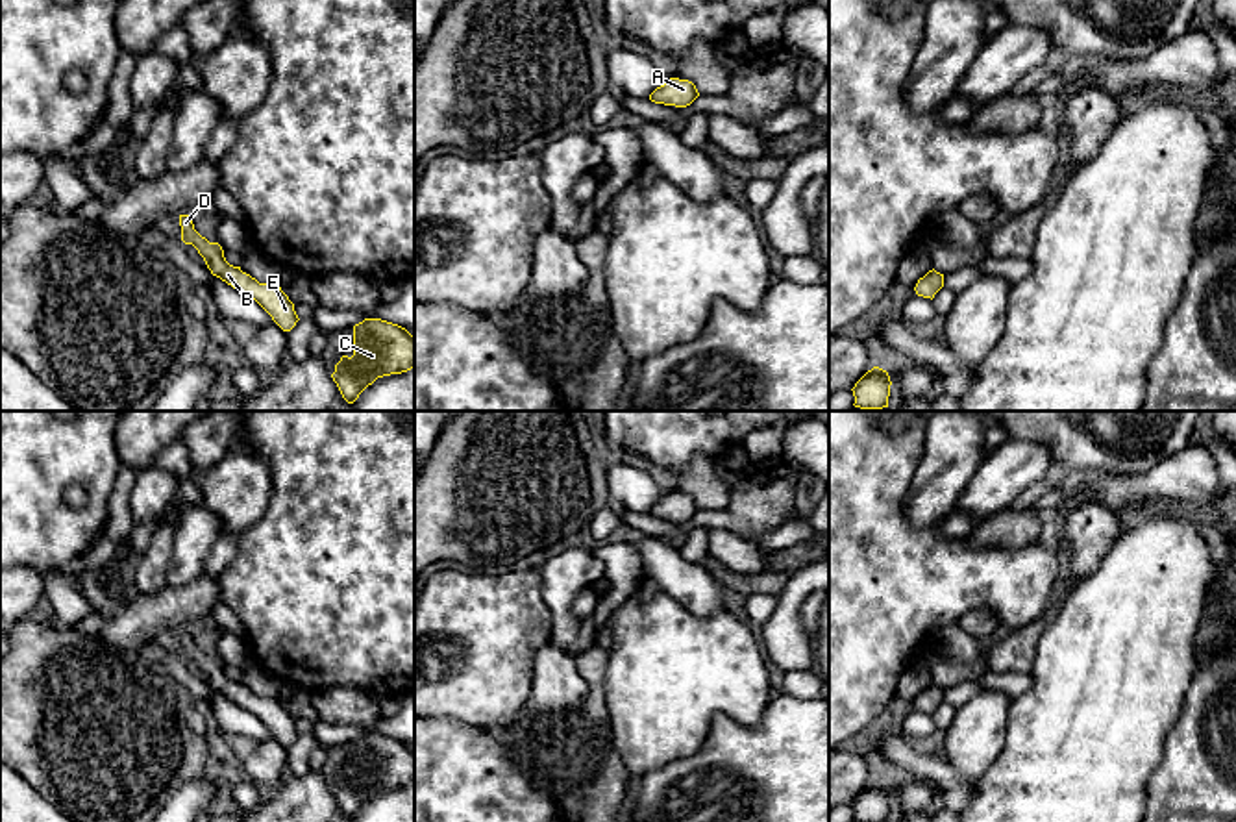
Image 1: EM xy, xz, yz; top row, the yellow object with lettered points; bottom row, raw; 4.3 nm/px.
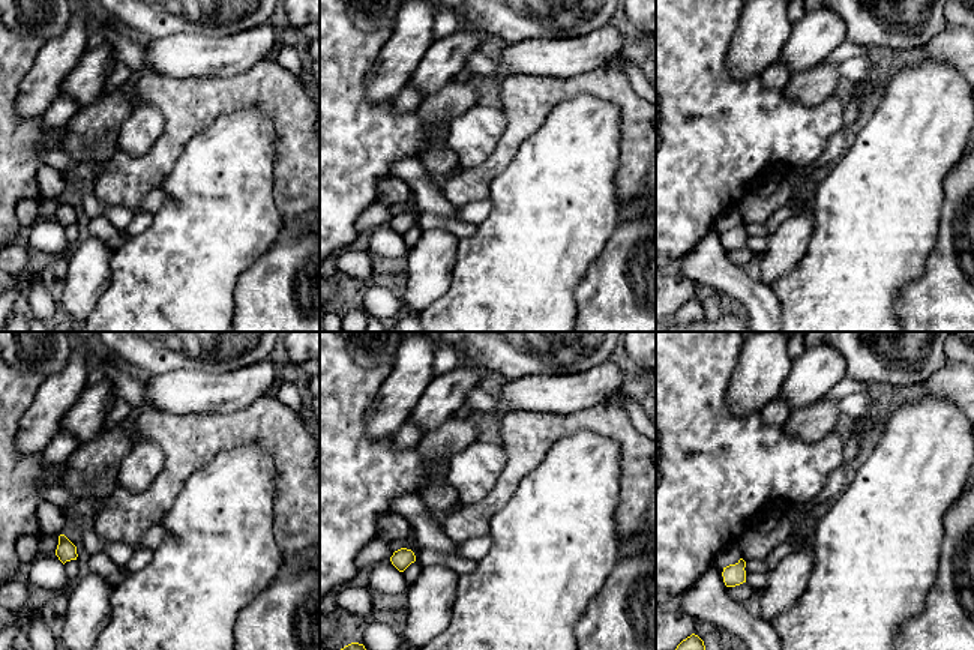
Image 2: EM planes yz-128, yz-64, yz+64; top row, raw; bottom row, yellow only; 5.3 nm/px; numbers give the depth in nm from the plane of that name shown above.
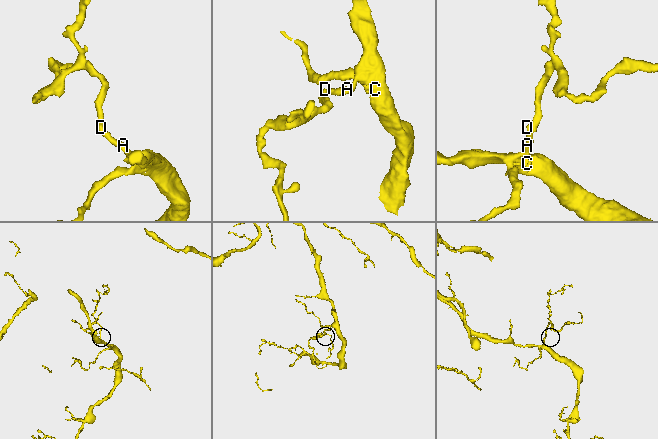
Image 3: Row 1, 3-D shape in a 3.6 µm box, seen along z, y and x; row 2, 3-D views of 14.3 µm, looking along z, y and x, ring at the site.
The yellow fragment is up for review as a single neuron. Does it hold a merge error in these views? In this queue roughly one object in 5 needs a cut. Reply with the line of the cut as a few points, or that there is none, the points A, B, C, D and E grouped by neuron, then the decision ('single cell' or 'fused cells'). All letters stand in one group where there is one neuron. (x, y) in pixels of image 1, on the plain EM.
cut none; groups A B C D E; single cell

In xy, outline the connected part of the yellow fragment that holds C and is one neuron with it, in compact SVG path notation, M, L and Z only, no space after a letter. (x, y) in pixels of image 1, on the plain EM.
M365 733L353 741L353 770L342 770L331 789L342 813L353 818L377 792L402 789L414 781L414 750L405 742Z

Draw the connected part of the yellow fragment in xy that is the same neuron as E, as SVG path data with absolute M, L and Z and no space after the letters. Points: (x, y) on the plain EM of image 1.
M179 629L179 641L181 655L198 665L213 691L255 715L283 746L290 746L296 741L300 733L294 726L294 718L276 694L259 698L250 689L242 687L241 681L229 679L222 661L218 657L209 657L194 644L192 629Z

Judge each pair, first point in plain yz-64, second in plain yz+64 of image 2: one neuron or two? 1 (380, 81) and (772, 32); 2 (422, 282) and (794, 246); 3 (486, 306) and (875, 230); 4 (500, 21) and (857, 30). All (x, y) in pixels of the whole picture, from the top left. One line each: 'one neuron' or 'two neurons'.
1: one neuron
2: one neuron
3: one neuron
4: one neuron

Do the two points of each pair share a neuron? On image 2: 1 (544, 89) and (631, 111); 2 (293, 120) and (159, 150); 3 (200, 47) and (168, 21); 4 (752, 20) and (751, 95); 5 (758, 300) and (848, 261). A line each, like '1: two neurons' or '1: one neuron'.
1: one neuron
2: one neuron
3: two neurons
4: two neurons
5: two neurons

